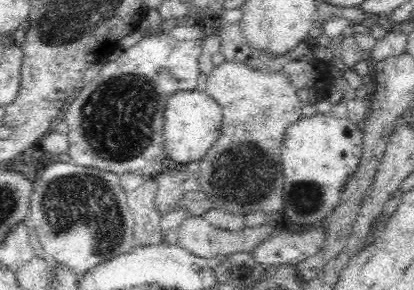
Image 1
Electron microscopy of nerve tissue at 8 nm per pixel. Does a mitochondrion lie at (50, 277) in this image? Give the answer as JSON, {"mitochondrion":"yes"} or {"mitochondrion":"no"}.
{"mitochondrion":"no"}

